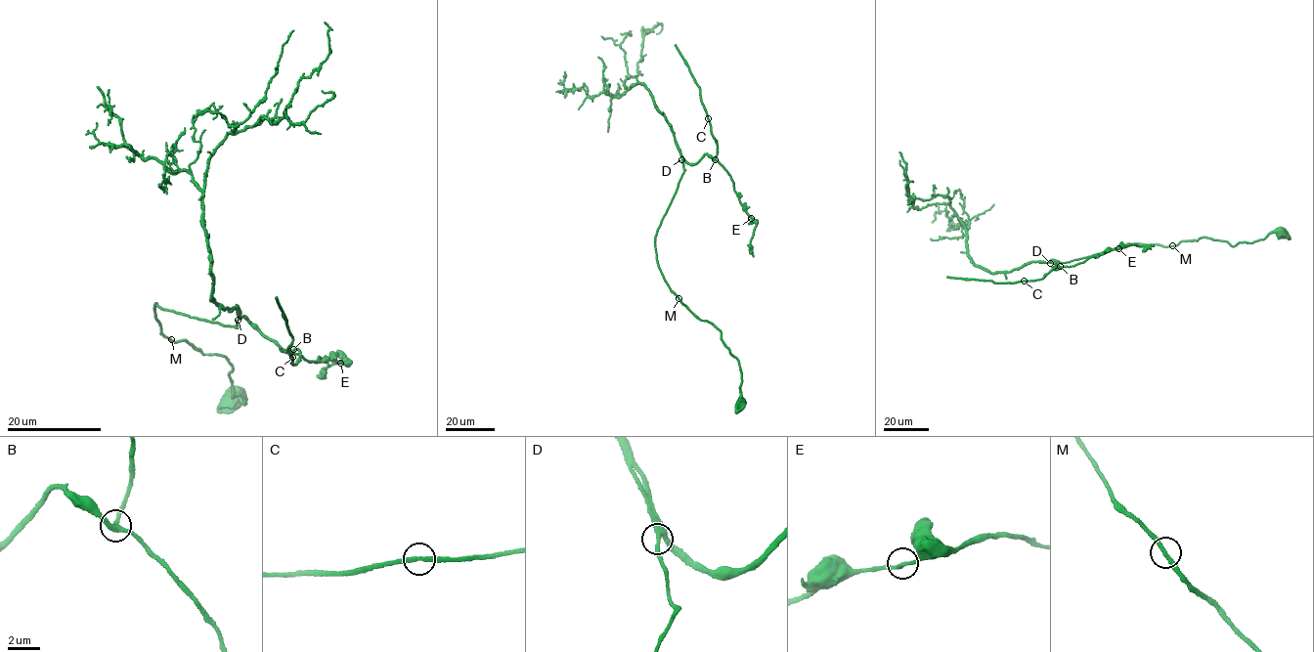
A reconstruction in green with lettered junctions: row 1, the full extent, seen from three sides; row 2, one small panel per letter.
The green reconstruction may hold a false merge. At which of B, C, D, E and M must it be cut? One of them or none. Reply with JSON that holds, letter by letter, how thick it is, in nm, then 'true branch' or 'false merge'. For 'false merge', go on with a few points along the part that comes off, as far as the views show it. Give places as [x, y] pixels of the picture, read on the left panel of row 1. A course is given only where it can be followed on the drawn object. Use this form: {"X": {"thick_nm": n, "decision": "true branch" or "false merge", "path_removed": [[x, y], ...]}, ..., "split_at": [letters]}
{"B": {"thick_nm": 280, "decision": "true branch"}, "C": {"thick_nm": 240, "decision": "true branch"}, "D": {"thick_nm": 240, "decision": "true branch"}, "E": {"thick_nm": 240, "decision": "true branch"}, "M": {"thick_nm": 240, "decision": "true branch"}, "split_at": []}

